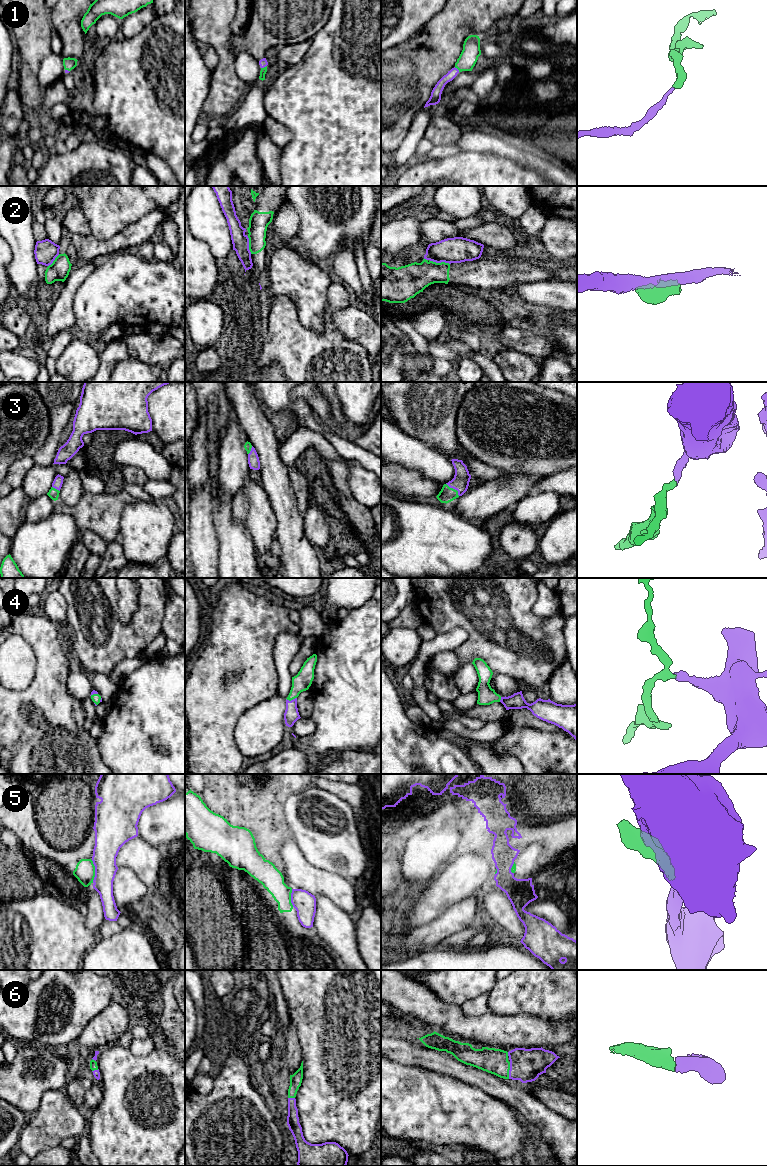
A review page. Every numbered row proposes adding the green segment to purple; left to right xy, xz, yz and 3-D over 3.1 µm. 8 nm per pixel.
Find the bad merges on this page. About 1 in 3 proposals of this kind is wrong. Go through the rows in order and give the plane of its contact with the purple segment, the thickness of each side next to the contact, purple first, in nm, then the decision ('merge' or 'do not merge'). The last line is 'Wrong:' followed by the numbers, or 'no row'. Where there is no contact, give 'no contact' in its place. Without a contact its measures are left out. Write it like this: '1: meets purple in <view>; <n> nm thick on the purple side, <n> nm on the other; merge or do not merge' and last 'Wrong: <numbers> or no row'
1: meets purple in xz; 70 nm thick on the purple side, 50 nm on the other; merge
2: meets purple in yz; 200 nm thick on the purple side, 240 nm on the other; do not merge
3: meets purple in yz; 140 nm thick on the purple side, 120 nm on the other; merge
4: meets purple in xz; 120 nm thick on the purple side, 150 nm on the other; merge
5: meets purple in xy; 200 nm thick on the purple side, 160 nm on the other; do not merge
6: meets purple in yz; 260 nm thick on the purple side, 200 nm on the other; merge
Wrong: 2, 5

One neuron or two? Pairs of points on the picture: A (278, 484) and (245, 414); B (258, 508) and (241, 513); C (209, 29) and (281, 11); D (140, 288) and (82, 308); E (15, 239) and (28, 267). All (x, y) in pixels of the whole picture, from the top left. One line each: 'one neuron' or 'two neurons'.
A: one neuron
B: two neurons
C: two neurons
D: one neuron
E: one neuron

